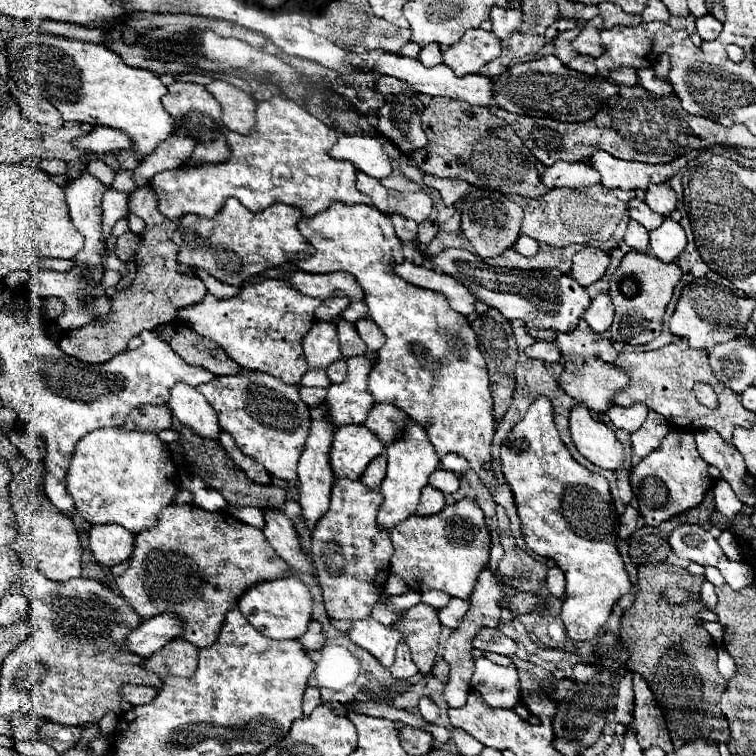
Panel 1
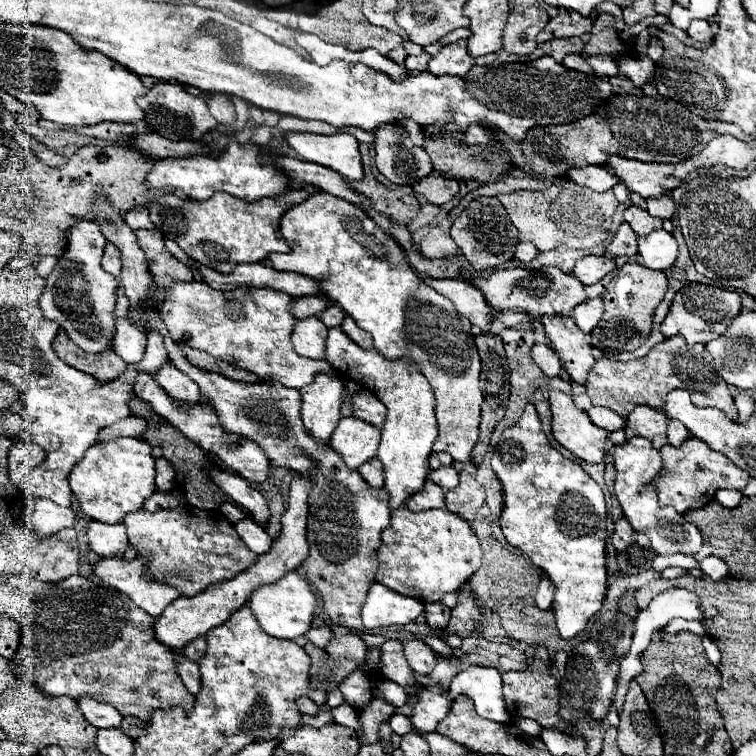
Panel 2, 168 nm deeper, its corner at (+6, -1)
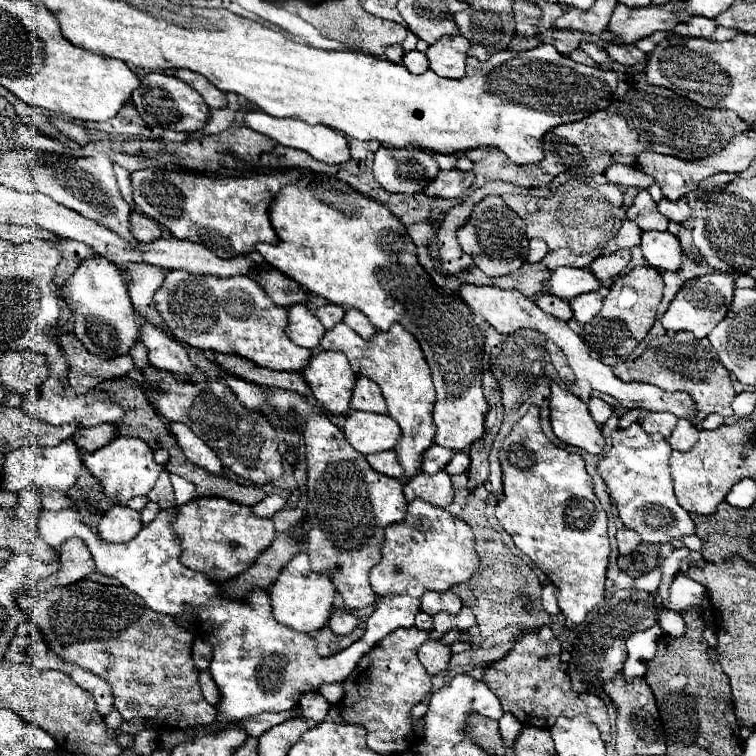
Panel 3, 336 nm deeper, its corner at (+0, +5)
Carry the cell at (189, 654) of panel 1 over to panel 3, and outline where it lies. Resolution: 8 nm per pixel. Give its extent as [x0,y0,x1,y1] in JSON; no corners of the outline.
[199,670,221,706]

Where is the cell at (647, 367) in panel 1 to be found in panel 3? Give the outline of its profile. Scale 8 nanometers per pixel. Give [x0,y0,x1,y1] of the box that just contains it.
[613,332,733,422]

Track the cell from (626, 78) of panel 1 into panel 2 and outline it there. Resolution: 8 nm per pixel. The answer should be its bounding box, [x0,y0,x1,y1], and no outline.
[585,56,619,76]

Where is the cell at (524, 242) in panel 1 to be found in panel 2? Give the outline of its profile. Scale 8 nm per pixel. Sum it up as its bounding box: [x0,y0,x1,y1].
[515,242,539,262]

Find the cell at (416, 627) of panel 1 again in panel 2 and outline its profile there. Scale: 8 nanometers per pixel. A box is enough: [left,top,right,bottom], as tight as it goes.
[405,642,437,676]

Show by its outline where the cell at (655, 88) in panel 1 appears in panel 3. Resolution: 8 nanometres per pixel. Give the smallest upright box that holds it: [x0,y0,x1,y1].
[605,44,645,70]

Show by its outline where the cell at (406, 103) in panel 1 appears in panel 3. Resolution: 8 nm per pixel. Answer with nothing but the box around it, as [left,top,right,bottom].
[373,148,439,194]

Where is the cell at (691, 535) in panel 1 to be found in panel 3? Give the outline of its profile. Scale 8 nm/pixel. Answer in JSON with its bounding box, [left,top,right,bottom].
[597,422,693,544]

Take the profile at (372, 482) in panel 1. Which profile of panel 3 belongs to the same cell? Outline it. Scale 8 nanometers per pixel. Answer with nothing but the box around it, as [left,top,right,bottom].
[367,452,403,478]

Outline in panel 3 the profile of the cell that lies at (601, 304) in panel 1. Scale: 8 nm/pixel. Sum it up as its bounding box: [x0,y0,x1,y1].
[569,292,603,324]

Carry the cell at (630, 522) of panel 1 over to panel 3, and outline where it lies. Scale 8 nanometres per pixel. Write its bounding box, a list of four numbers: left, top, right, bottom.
[617,528,641,554]

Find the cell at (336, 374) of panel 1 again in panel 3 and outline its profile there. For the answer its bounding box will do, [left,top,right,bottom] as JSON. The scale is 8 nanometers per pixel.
[153,270,311,372]

